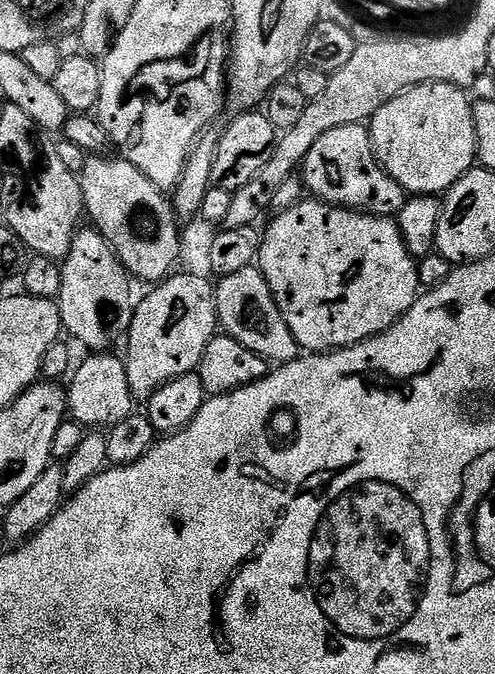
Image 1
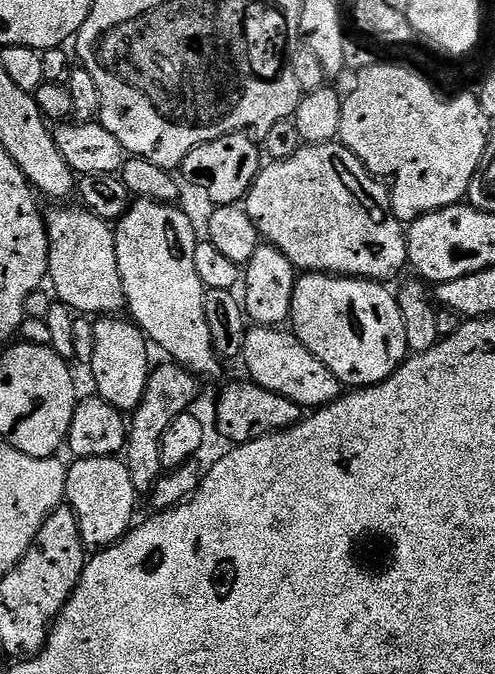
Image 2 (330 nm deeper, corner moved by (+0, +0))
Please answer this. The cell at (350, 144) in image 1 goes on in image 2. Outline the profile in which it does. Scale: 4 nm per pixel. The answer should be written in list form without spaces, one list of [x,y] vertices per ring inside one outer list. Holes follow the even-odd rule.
[[[339,142],[304,144],[290,158],[265,163],[242,206],[250,214],[261,241],[282,250],[301,273],[326,272],[334,276],[355,276],[357,280],[392,282],[388,280],[409,267],[406,228],[394,214],[389,189]]]

